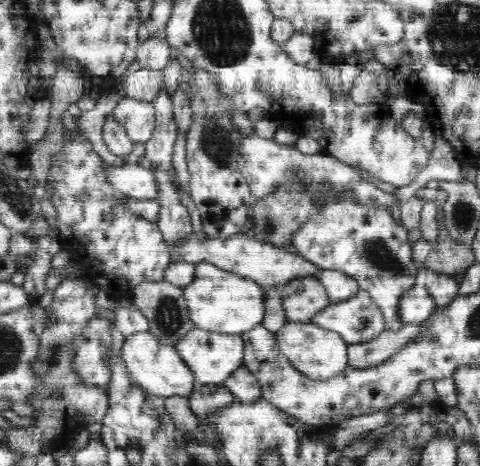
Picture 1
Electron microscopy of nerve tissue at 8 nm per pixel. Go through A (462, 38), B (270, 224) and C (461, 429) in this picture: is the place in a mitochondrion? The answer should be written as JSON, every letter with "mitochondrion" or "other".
{"A":"mitochondrion","B":"mitochondrion","C":"other"}

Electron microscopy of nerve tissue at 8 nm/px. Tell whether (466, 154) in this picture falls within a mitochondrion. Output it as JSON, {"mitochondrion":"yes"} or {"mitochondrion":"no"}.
{"mitochondrion":"no"}

